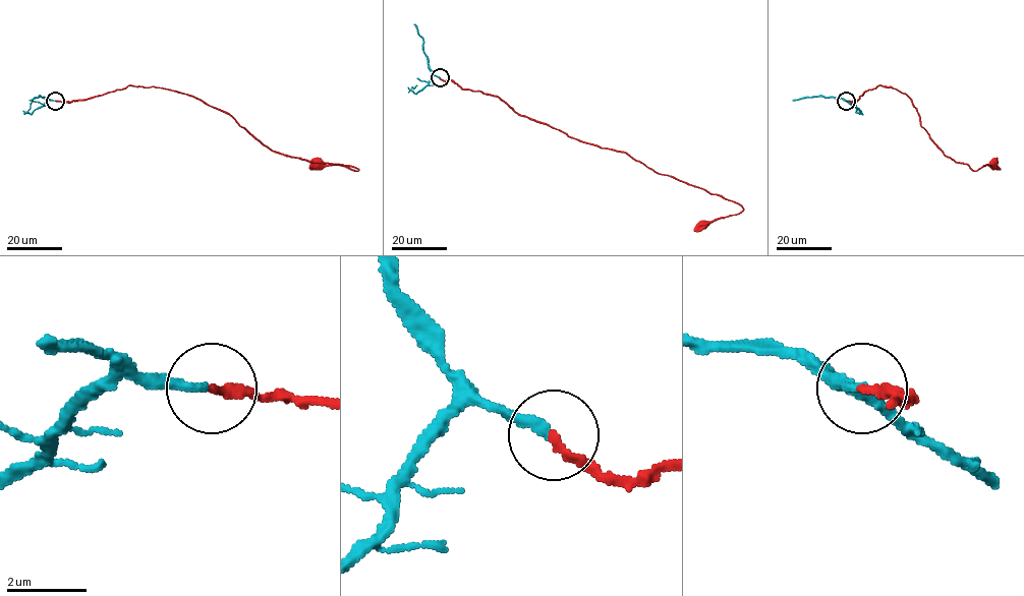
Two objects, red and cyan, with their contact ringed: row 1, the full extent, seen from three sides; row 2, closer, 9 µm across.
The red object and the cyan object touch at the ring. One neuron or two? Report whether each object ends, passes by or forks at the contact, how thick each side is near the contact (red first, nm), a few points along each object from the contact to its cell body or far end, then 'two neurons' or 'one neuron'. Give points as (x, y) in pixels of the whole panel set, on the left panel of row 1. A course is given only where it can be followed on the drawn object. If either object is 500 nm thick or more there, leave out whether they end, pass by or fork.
red ends | cyan ends | 240/240 nm | red via (55, 101), (84, 100), (128, 85), (175, 91), (228, 112), (274, 151), (358, 170), (316, 164) | cyan via (55, 101), (39, 96), (29, 100) | one neuron

